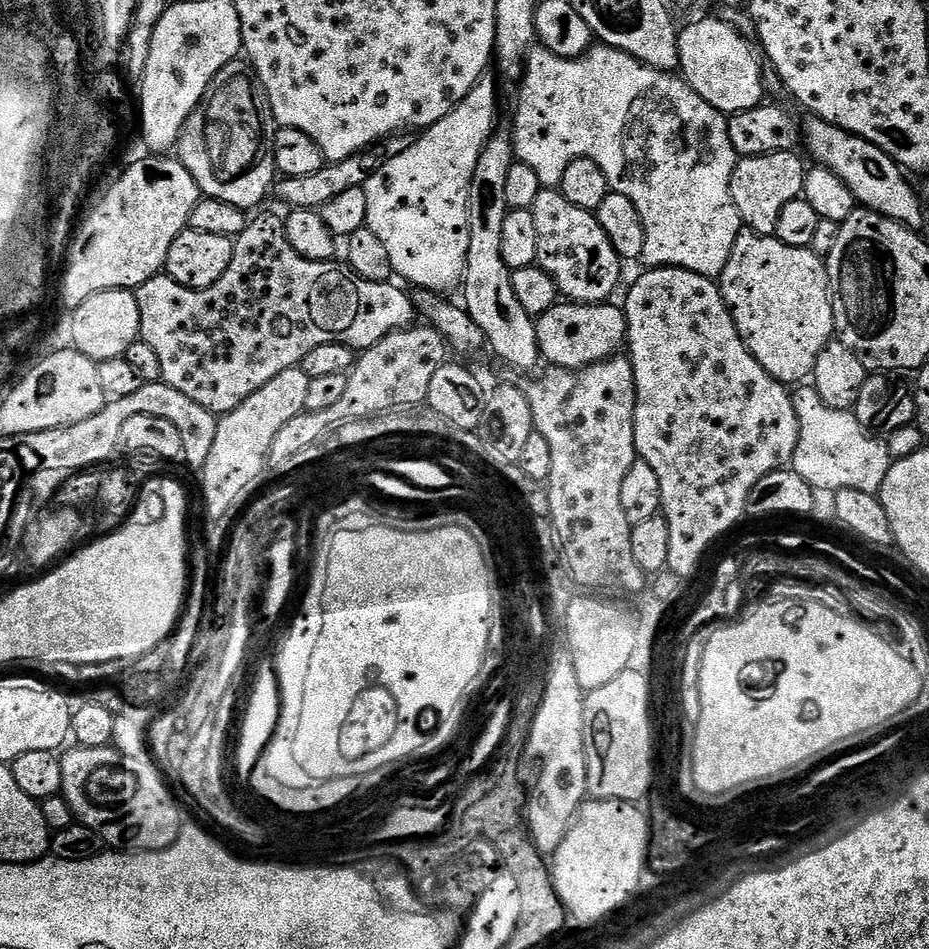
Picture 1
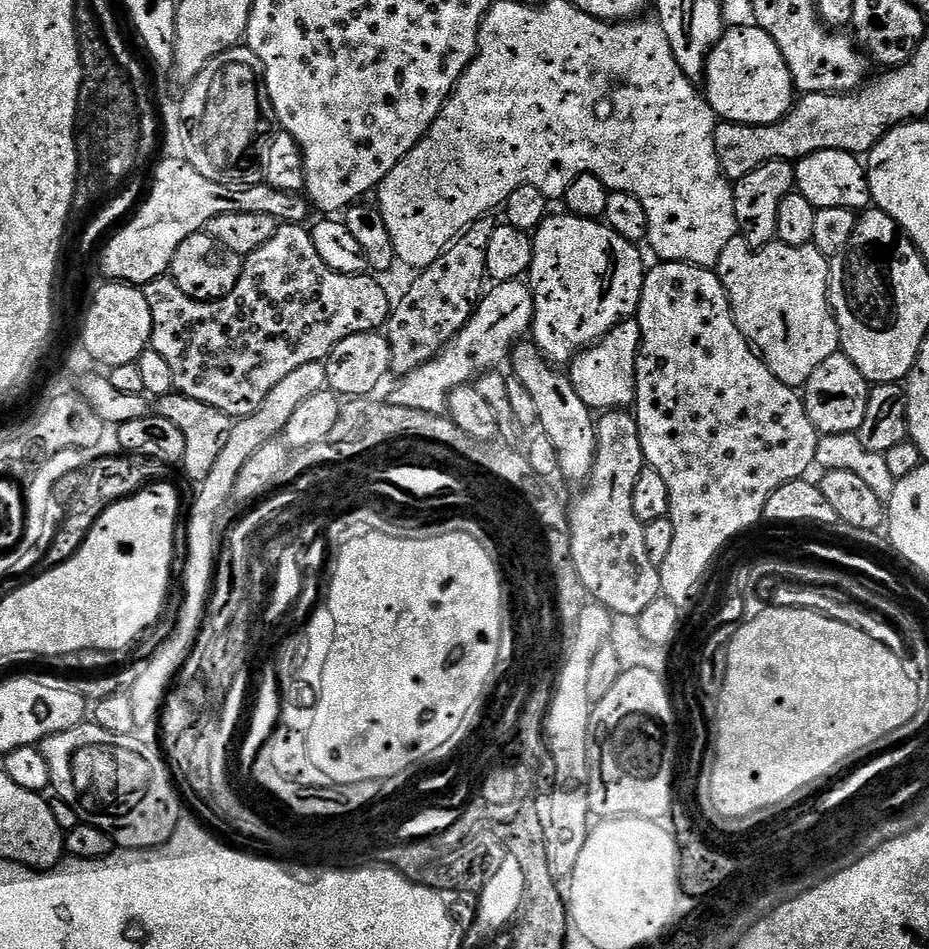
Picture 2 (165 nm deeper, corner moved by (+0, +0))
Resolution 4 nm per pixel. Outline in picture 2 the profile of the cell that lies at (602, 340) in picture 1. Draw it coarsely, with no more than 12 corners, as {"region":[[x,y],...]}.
{"region":[[616,324],[570,365],[593,410],[636,402],[640,327]]}

